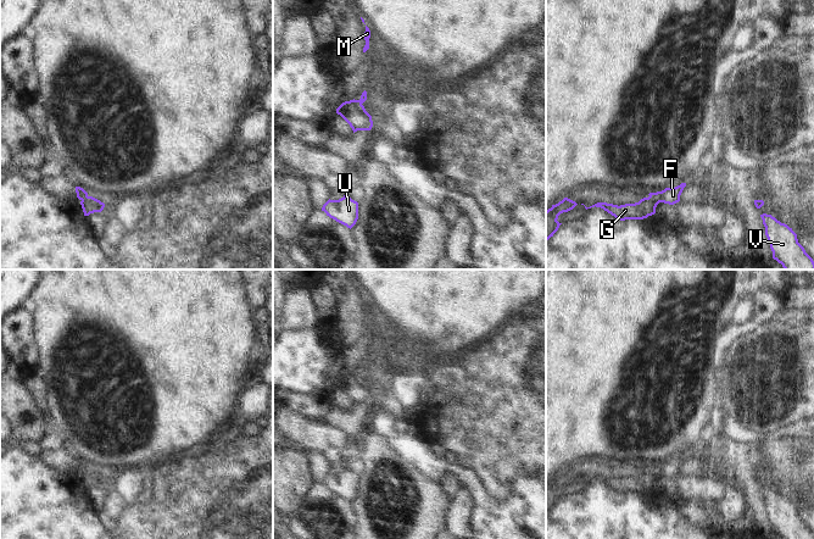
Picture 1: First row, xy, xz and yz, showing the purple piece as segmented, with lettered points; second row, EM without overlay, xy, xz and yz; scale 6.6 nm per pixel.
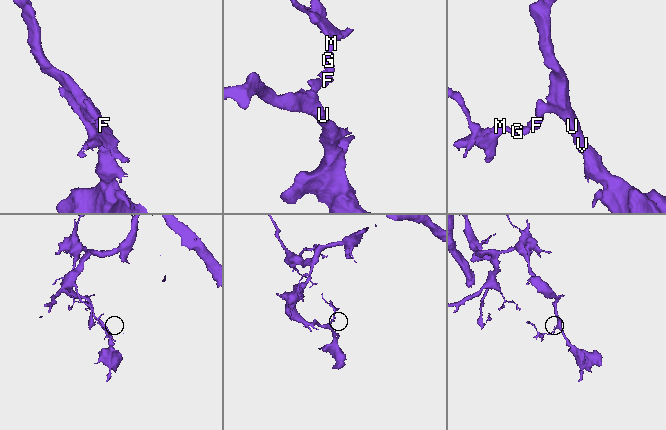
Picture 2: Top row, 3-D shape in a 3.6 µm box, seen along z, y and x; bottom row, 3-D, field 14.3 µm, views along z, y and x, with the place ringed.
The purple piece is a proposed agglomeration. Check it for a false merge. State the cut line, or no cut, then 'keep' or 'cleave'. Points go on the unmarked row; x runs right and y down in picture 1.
cut in yz along (650, 468), (657, 477); cleave

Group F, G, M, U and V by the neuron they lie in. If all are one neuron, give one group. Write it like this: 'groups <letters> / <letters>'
groups F U V / G M

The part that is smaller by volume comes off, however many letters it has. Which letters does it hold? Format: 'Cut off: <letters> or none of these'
Cut off: G, M

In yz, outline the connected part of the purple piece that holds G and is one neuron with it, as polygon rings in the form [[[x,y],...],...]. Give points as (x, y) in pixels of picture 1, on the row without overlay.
[[[648,469],[641,472],[639,476],[635,477],[625,477],[625,478],[613,478],[613,477],[607,477],[607,476],[597,476],[590,480],[585,482],[591,482],[591,480],[601,480],[615,491],[620,494],[625,493],[643,493],[647,491],[648,489],[652,489],[656,487],[656,480],[657,480],[657,474]]]

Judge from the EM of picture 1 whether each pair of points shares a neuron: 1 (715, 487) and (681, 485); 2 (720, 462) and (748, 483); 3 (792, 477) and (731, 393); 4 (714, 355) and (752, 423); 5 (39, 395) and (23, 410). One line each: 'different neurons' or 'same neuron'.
1: same neuron
2: different neurons
3: different neurons
4: different neurons
5: different neurons

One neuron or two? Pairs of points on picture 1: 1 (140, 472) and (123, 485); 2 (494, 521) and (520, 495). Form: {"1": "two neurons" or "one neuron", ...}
{"1": "one neuron", "2": "one neuron"}

